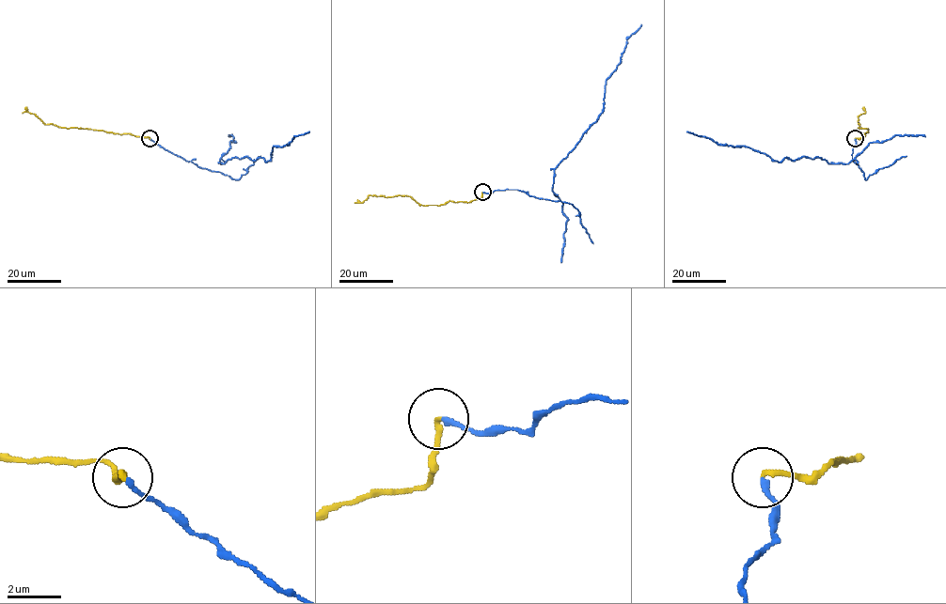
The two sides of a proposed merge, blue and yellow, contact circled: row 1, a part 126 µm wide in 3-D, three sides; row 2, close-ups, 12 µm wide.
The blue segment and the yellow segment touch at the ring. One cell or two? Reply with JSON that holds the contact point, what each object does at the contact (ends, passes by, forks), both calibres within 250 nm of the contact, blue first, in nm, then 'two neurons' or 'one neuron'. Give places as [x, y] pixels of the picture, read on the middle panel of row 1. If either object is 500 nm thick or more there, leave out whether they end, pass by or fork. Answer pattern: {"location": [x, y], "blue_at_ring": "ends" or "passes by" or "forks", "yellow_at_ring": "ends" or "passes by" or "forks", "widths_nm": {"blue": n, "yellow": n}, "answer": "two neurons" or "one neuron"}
{"location": [482, 192], "blue_at_ring": "ends", "yellow_at_ring": "ends", "widths_nm": {"blue": 200, "yellow": 200}, "answer": "one neuron"}

